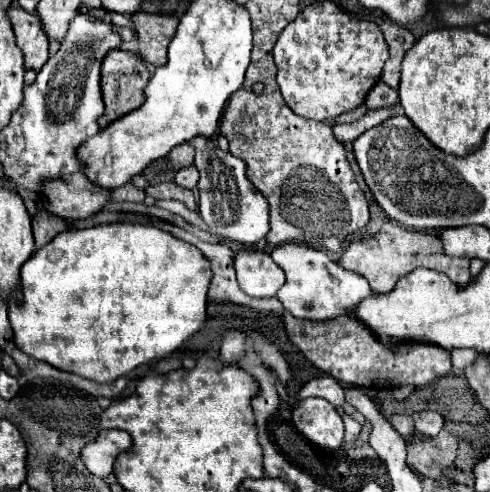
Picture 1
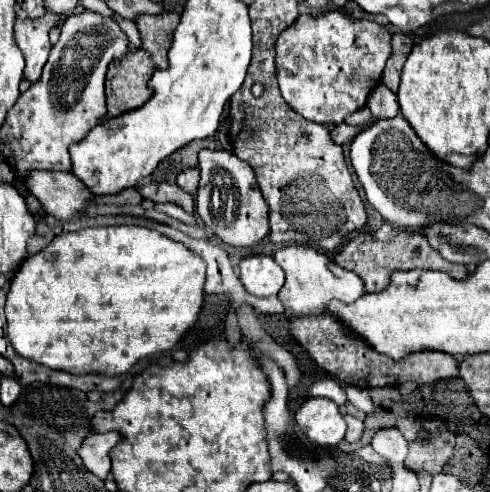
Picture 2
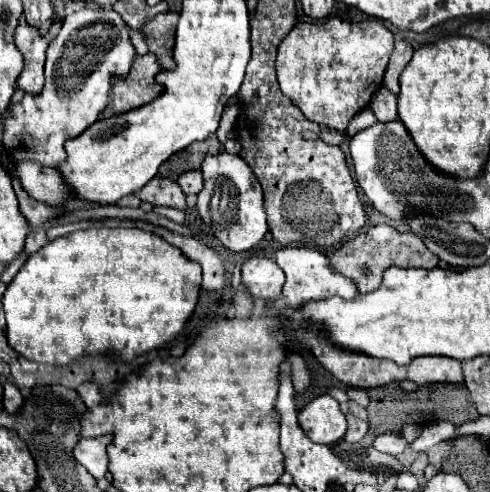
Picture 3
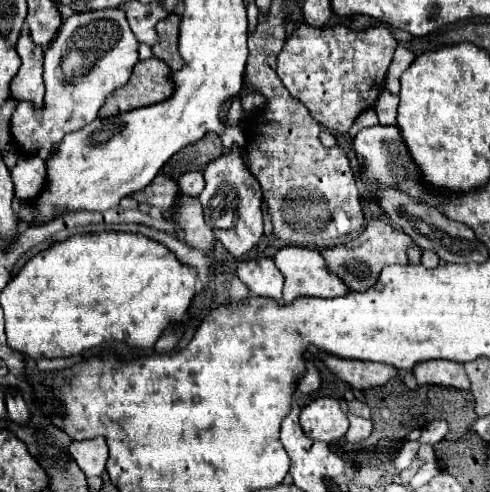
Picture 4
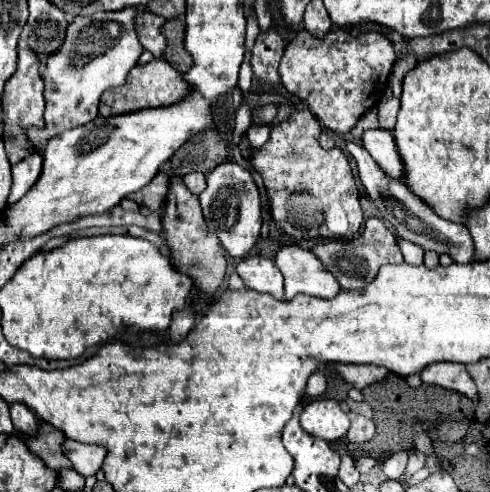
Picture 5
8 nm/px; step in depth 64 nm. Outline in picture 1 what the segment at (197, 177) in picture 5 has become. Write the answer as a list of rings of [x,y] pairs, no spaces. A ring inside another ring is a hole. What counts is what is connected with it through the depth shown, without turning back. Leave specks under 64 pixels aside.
[[[188,166],[188,168],[182,168],[178,174],[176,174],[176,184],[182,186],[182,188],[188,188],[188,190],[194,190],[196,184],[198,184],[198,170],[194,166]]]

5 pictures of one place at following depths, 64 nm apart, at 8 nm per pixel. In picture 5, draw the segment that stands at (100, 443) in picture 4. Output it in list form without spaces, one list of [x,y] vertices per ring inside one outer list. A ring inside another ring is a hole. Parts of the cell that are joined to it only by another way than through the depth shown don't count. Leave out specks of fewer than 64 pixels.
[[[74,440],[64,442],[64,452],[70,458],[74,470],[78,474],[86,476],[96,476],[96,472],[102,468],[104,458],[106,458],[106,448],[98,444],[82,444]]]

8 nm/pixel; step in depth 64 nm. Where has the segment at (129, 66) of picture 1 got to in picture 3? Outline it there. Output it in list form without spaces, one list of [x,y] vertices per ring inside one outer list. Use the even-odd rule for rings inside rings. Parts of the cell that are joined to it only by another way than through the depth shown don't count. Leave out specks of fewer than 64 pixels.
[[[152,52],[140,56],[136,54],[136,60],[132,62],[132,68],[126,78],[112,78],[110,88],[110,102],[102,114],[102,118],[116,116],[134,108],[140,108],[148,102],[152,102],[160,92],[162,86],[154,82],[154,76],[160,72],[160,64],[156,62],[156,56]]]

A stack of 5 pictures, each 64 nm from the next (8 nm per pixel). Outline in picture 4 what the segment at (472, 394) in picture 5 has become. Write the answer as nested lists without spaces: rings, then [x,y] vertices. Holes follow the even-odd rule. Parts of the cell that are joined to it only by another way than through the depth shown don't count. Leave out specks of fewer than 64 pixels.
[[[426,360],[420,366],[414,366],[414,376],[418,384],[440,384],[452,386],[458,390],[468,390],[470,382],[460,362],[450,360]]]

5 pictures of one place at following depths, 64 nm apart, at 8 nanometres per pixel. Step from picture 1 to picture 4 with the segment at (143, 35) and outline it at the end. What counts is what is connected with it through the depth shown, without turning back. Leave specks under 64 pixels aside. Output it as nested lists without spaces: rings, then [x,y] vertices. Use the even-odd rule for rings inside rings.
[[[168,14],[164,20],[156,24],[156,34],[158,34],[158,44],[152,46],[152,52],[156,58],[164,60],[174,72],[182,68],[182,58],[178,56],[178,24],[180,16]]]

